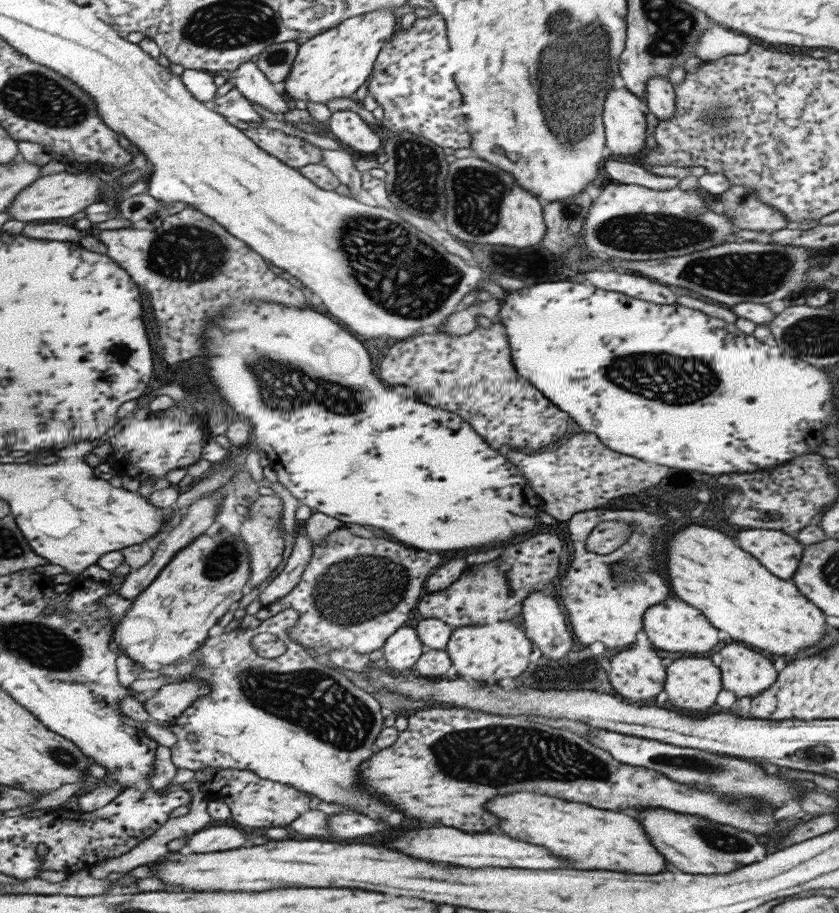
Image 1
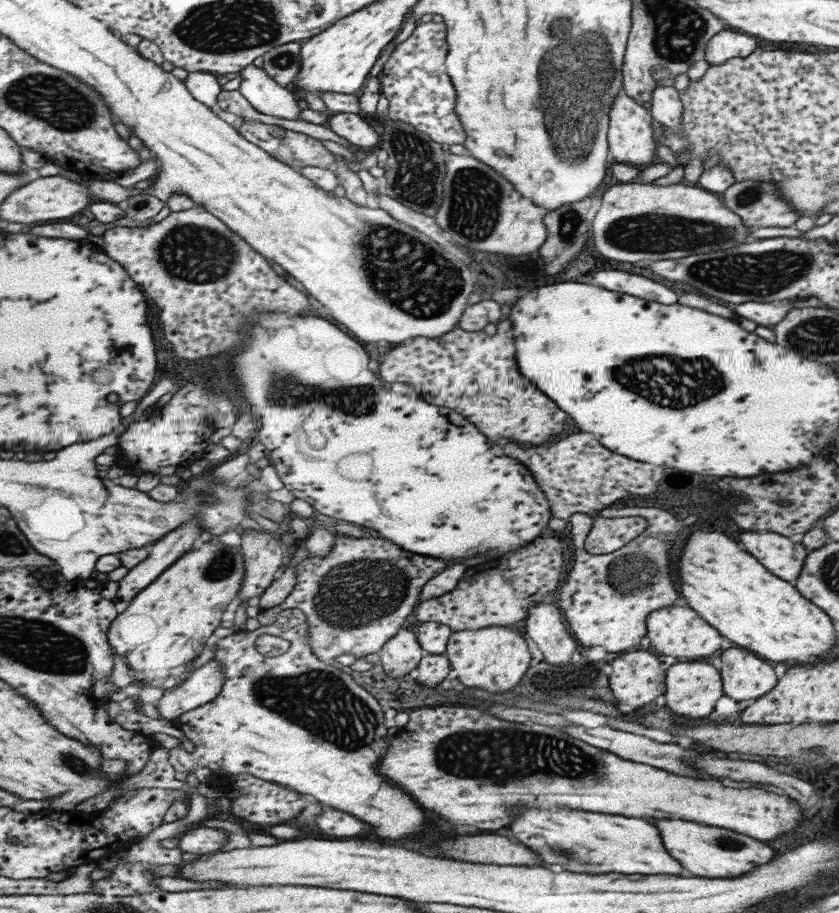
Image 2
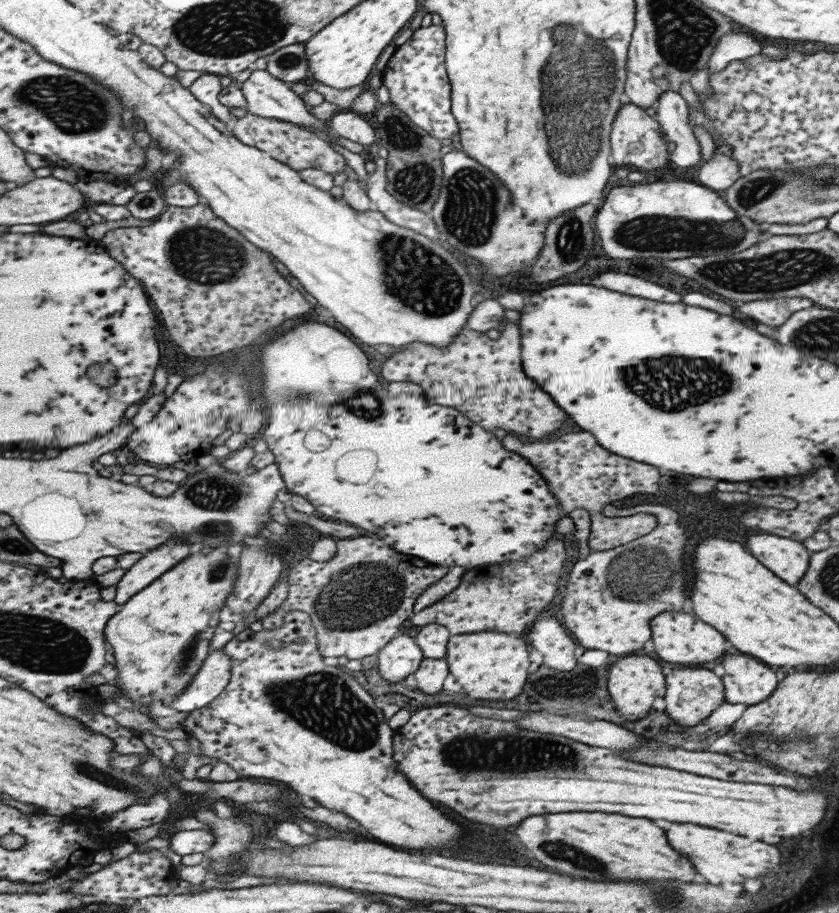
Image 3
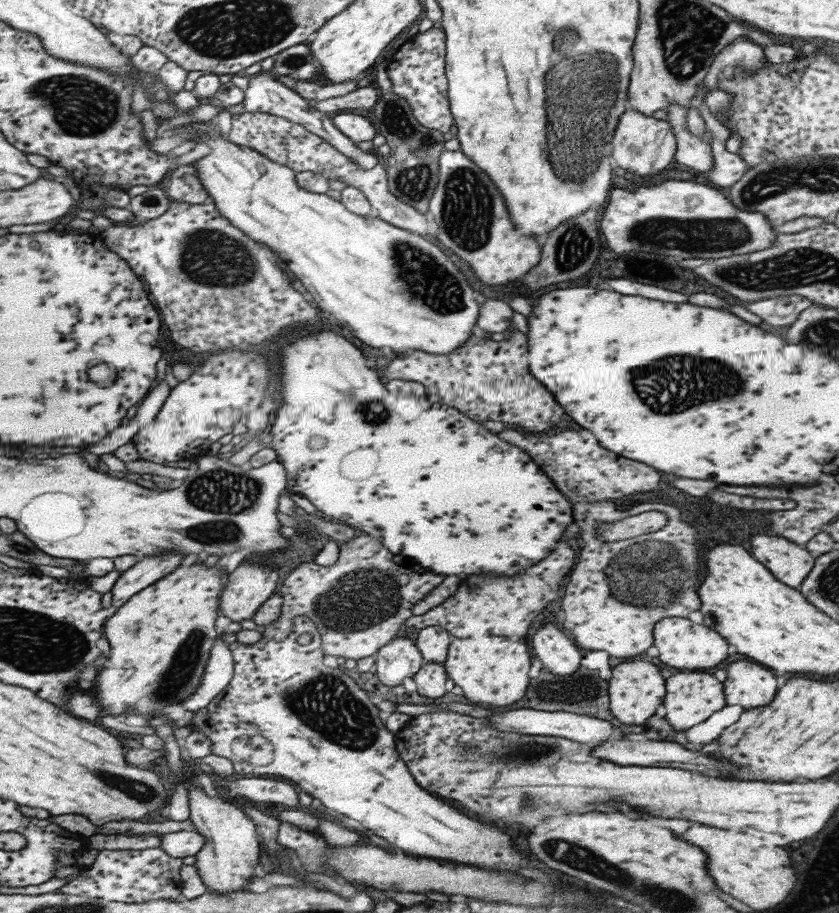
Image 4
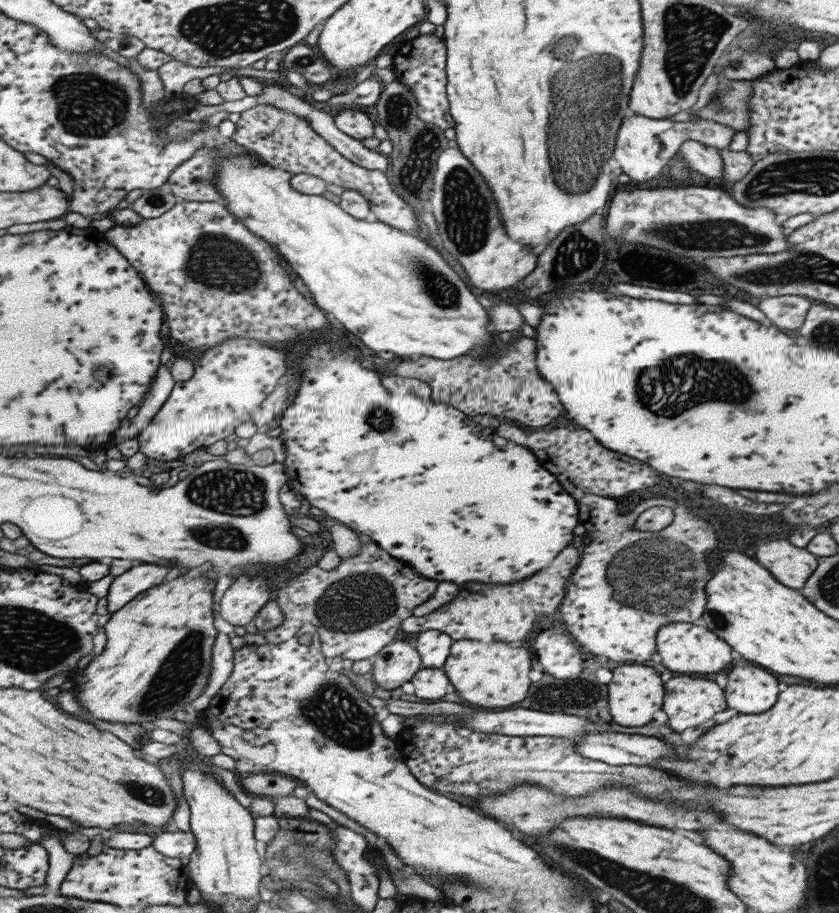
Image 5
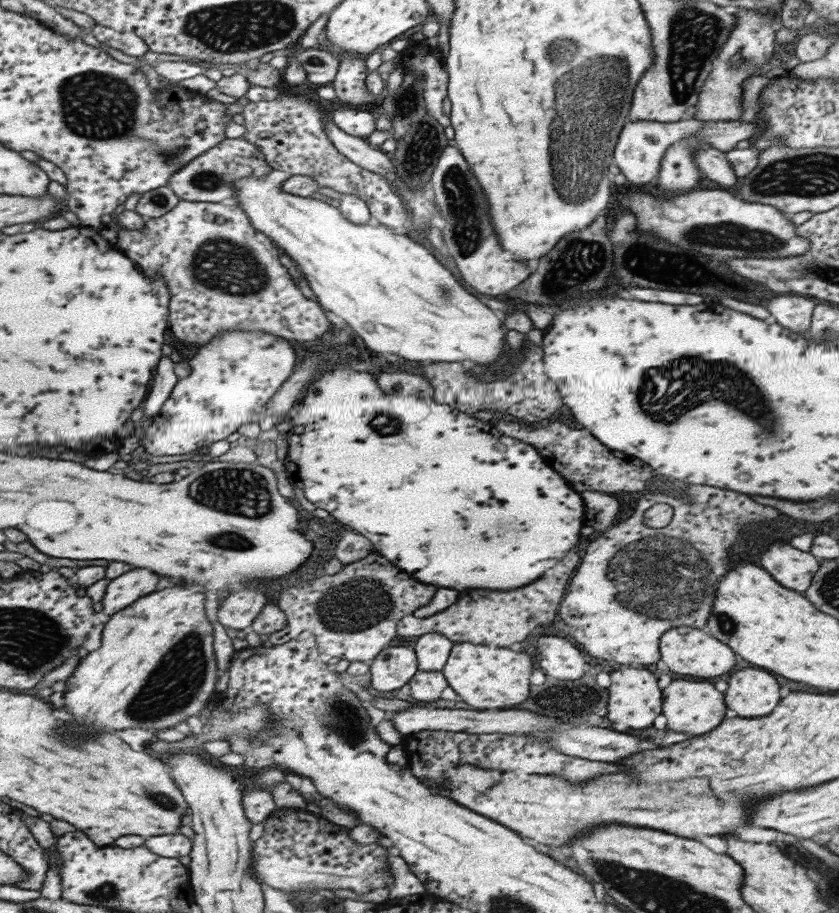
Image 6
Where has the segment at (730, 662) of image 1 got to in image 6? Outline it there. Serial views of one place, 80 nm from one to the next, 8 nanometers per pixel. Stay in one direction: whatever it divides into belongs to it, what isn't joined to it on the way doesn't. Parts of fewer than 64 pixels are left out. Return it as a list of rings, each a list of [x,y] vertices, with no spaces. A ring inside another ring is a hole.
[[[737,670],[729,676],[725,690],[725,706],[737,716],[761,718],[773,712],[779,702],[779,686],[775,678],[763,670]]]

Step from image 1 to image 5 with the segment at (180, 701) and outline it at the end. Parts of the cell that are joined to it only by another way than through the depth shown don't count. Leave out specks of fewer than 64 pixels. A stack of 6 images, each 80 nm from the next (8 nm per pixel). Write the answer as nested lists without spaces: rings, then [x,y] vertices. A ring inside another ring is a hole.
[[[219,632],[215,639],[214,647],[211,648],[211,674],[201,696],[191,704],[195,712],[204,710],[214,694],[223,686],[232,671],[232,652],[229,645],[229,636]]]

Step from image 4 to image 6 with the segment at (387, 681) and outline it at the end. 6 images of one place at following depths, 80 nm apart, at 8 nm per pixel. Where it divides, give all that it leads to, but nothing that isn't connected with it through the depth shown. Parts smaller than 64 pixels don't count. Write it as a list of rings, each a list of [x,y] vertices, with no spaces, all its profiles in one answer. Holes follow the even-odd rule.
[[[386,646],[370,661],[370,685],[379,692],[401,688],[418,671],[414,650],[405,646]]]

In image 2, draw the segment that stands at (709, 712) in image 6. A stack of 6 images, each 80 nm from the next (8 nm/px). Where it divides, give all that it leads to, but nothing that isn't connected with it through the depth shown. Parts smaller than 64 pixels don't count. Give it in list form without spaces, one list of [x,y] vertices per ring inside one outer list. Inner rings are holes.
[[[691,661],[691,662],[679,662],[679,664],[673,664],[667,668],[665,672],[665,704],[669,710],[673,710],[675,714],[679,716],[685,716],[685,718],[705,718],[717,698],[720,698],[721,694],[721,680],[719,680],[718,670],[707,661]]]

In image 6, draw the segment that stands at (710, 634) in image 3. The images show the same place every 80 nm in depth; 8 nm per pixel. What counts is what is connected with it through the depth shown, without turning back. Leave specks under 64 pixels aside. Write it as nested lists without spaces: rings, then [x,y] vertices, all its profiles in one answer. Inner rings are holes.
[[[693,627],[670,628],[668,631],[663,632],[663,636],[658,639],[661,662],[665,662],[668,670],[675,672],[675,674],[711,678],[733,670],[735,653],[714,636],[705,634],[702,629]]]

